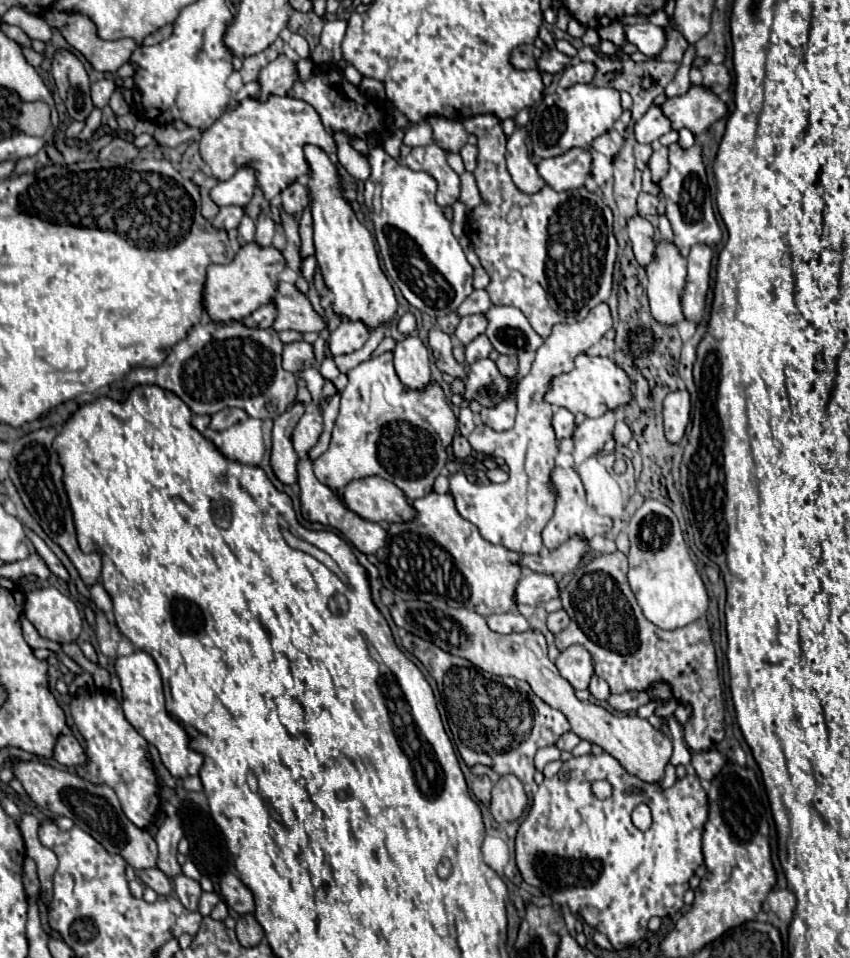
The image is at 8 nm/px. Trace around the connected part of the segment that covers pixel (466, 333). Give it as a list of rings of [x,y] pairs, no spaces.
[[[479,313],[479,315],[469,315],[469,317],[461,317],[459,327],[457,327],[457,331],[455,331],[455,337],[457,337],[463,345],[467,345],[467,343],[471,343],[477,335],[485,333],[485,329],[487,329],[487,317],[485,317],[483,313]]]

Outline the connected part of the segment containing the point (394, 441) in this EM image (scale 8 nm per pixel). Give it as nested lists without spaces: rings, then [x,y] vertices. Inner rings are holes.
[[[383,353],[375,359],[369,359],[357,365],[355,369],[347,373],[347,377],[349,377],[349,383],[345,391],[341,393],[341,409],[335,419],[335,429],[333,429],[329,449],[317,461],[313,461],[315,477],[331,489],[341,489],[353,479],[377,475],[377,477],[383,477],[395,483],[405,493],[405,497],[411,501],[429,495],[433,491],[435,477],[443,471],[447,463],[447,447],[451,445],[455,429],[457,429],[457,417],[451,411],[451,407],[447,405],[441,387],[433,383],[429,391],[409,391],[405,385],[401,385],[395,373],[391,353]],[[377,393],[381,395],[387,393],[387,403],[383,403],[383,399],[373,401]]]

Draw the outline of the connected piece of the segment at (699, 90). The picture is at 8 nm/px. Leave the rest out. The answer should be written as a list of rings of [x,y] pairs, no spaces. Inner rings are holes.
[[[693,85],[685,95],[667,99],[661,109],[669,117],[675,131],[689,129],[693,135],[707,131],[715,121],[727,115],[725,103],[709,89]]]

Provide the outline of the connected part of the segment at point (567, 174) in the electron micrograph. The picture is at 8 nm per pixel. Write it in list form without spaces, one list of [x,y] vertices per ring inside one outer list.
[[[573,149],[565,155],[559,155],[557,159],[543,159],[537,165],[537,171],[539,177],[555,191],[571,191],[583,187],[585,177],[589,175],[589,167],[591,167],[589,153]]]

